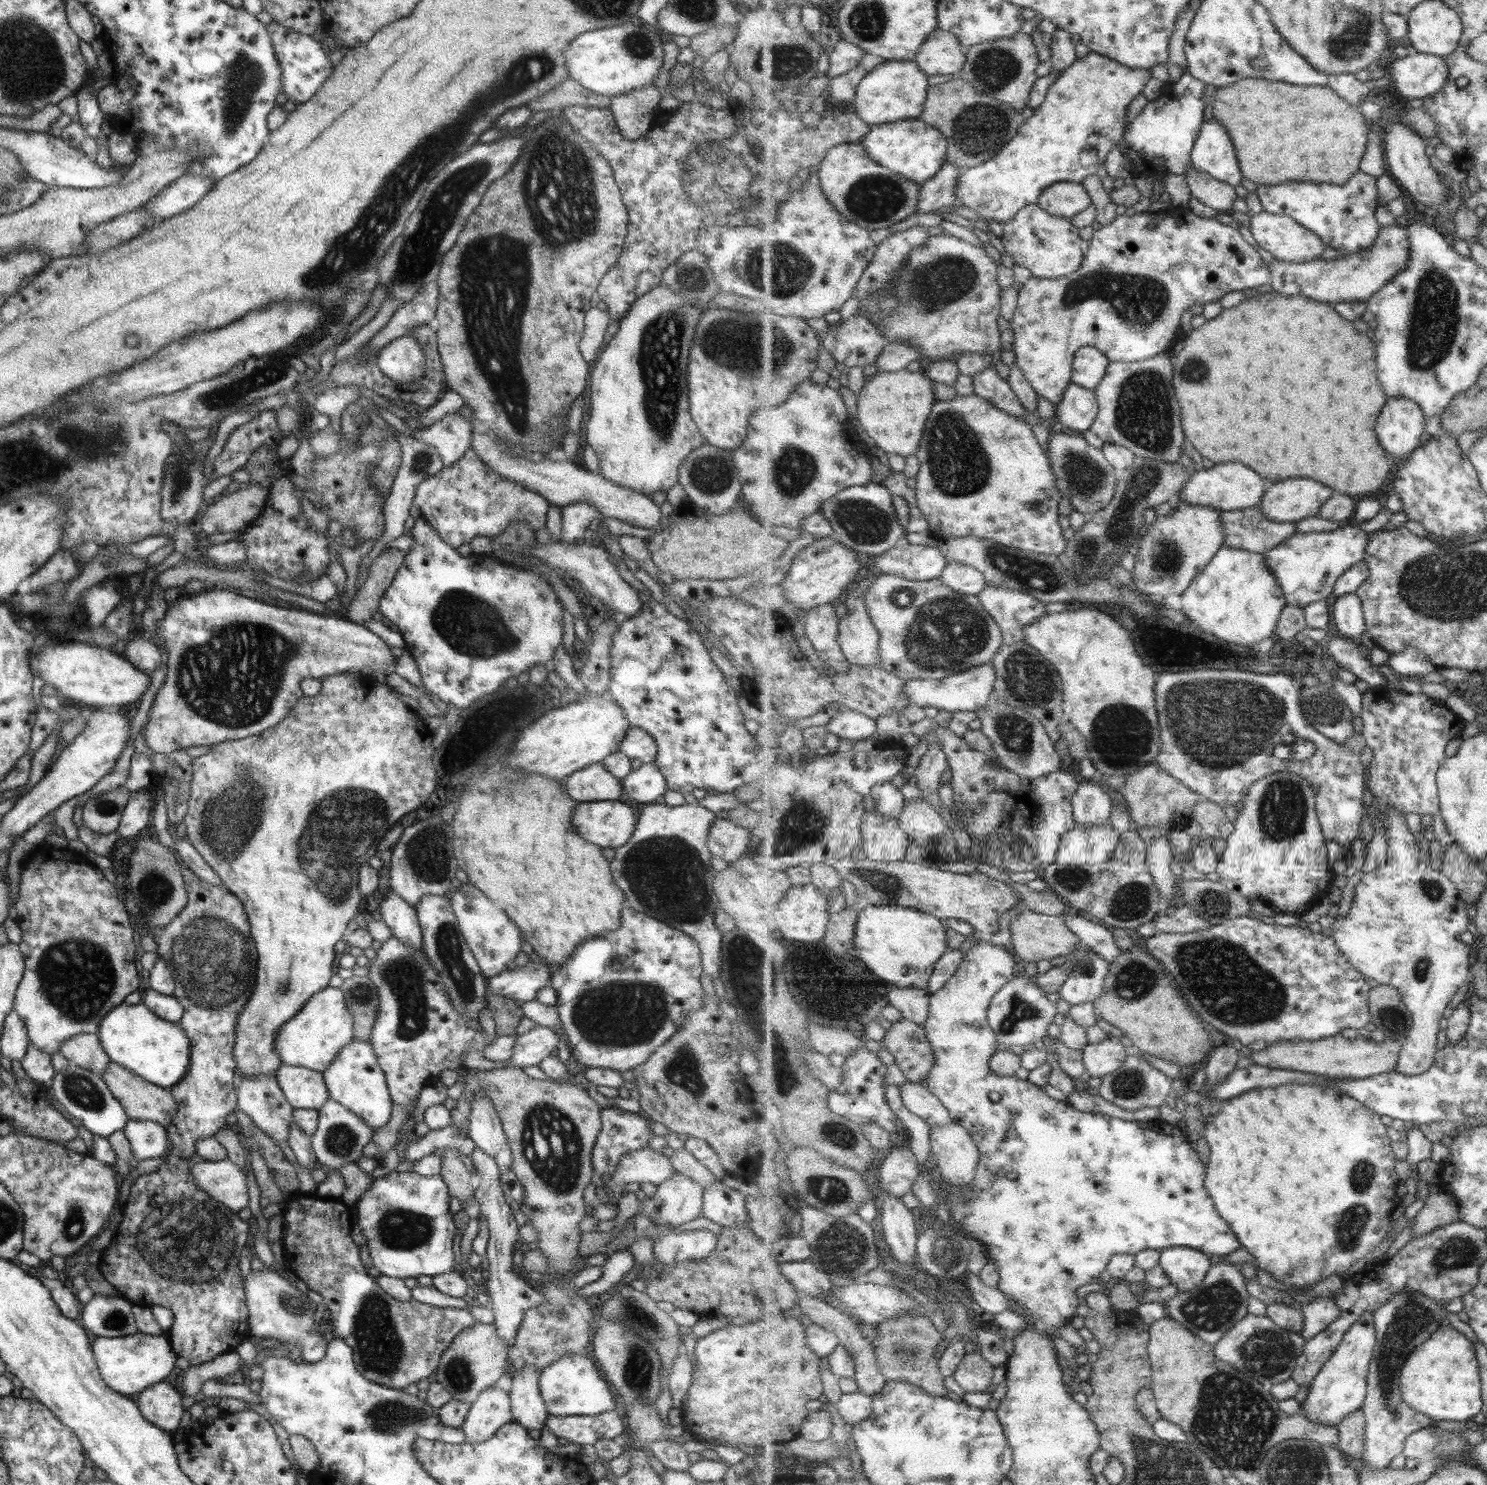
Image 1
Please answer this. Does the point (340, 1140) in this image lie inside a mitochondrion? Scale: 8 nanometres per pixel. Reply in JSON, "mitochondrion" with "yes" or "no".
{"mitochondrion":"yes"}

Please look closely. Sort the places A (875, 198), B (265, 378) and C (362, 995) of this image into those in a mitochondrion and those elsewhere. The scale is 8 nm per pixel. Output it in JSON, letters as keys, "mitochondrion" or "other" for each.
{"A":"mitochondrion","B":"mitochondrion","C":"mitochondrion"}

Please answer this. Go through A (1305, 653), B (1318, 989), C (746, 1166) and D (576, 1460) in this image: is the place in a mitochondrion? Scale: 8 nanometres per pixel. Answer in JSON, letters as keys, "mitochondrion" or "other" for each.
{"A":"other","B":"other","C":"other","D":"other"}

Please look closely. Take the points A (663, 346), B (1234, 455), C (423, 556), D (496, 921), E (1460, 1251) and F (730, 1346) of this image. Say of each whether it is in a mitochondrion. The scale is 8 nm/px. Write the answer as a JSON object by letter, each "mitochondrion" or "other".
{"A":"mitochondrion","B":"other","C":"other","D":"other","E":"mitochondrion","F":"other"}

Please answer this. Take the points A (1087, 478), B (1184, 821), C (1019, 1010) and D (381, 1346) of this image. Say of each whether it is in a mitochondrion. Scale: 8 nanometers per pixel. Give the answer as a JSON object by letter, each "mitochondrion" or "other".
{"A":"mitochondrion","B":"other","C":"mitochondrion","D":"mitochondrion"}

